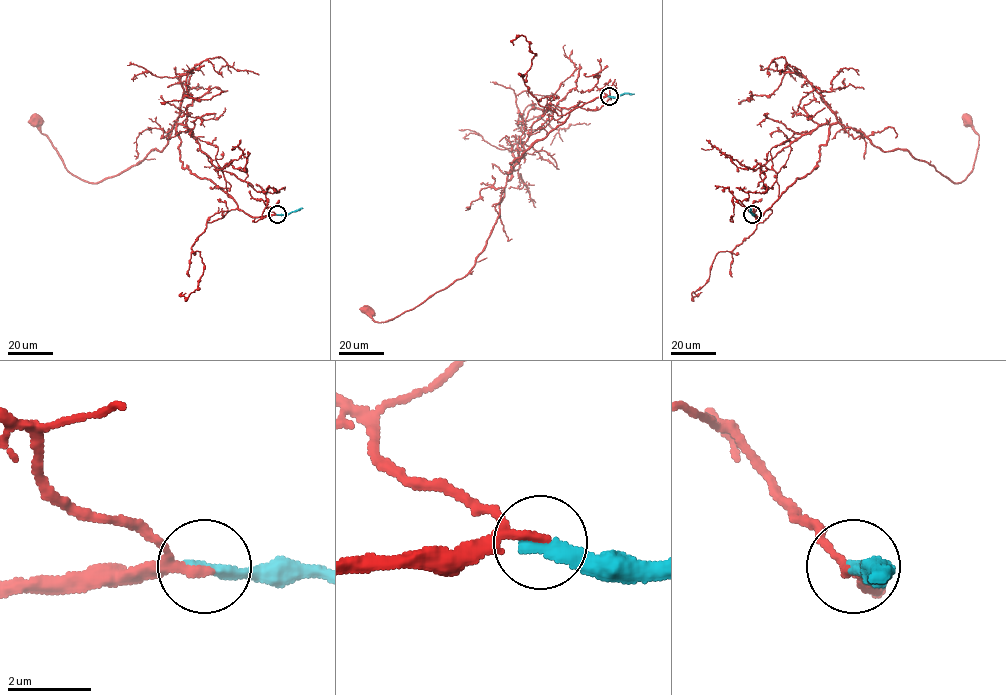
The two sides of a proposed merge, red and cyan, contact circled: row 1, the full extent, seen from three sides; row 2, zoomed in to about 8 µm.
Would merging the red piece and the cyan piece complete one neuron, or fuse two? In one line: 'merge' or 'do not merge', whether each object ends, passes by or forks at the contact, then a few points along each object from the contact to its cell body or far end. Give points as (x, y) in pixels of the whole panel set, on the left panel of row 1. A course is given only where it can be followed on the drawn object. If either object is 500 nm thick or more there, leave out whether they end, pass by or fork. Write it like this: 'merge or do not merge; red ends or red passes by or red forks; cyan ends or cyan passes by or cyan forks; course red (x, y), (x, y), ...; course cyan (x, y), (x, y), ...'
merge; red passes by; cyan ends; course red (277, 214), (251, 217), (213, 182), (184, 168), (175, 123), (160, 151), (90, 183), (67, 170), (36, 119); course cyan (277, 214), (287, 215), (303, 208)

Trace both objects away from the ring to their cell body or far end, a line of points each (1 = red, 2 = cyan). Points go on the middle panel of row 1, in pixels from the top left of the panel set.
1: (609, 96), (576, 107), (510, 163), (500, 215), (484, 249), (464, 276), (392, 319), (375, 321), (367, 310)
2: (609, 96), (634, 93)

